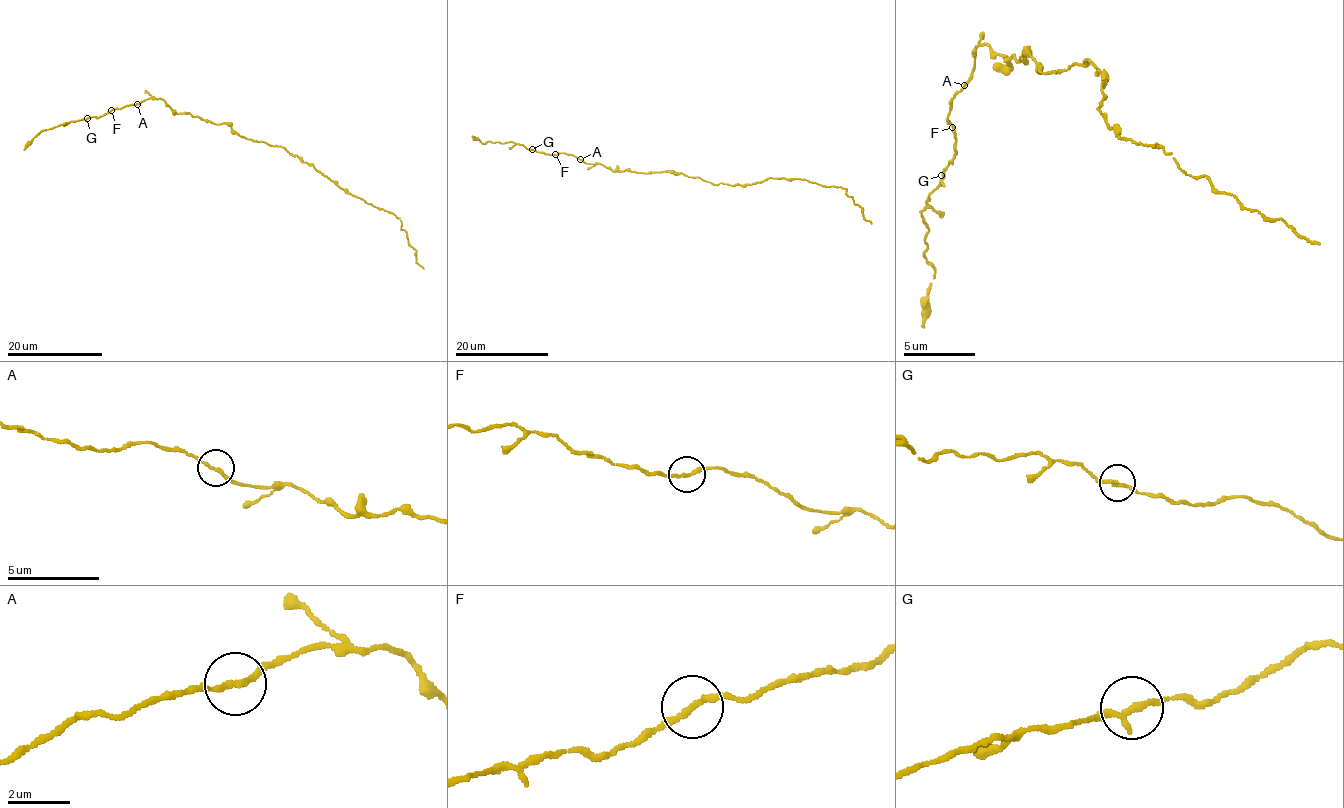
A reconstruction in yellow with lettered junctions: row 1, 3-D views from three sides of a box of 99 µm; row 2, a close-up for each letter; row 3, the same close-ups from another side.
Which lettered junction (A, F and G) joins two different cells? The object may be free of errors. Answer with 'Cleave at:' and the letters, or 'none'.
Cleave at: none

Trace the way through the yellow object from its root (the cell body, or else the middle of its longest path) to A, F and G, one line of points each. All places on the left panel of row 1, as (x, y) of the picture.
A: (242, 137), (227, 124), (213, 123), (189, 113), (175, 113), (162, 99), (147, 98), (137, 104)
F: (242, 137), (227, 124), (213, 123), (189, 113), (175, 113), (162, 99), (147, 98), (111, 110)
G: (242, 137), (227, 124), (213, 123), (189, 113), (175, 113), (162, 99), (156, 98), (87, 118)

